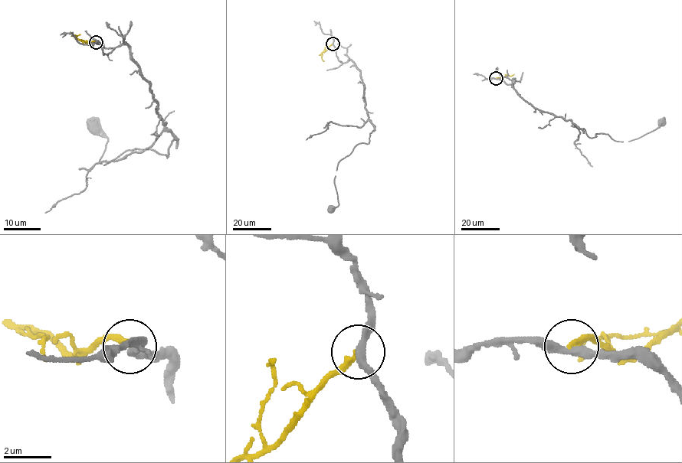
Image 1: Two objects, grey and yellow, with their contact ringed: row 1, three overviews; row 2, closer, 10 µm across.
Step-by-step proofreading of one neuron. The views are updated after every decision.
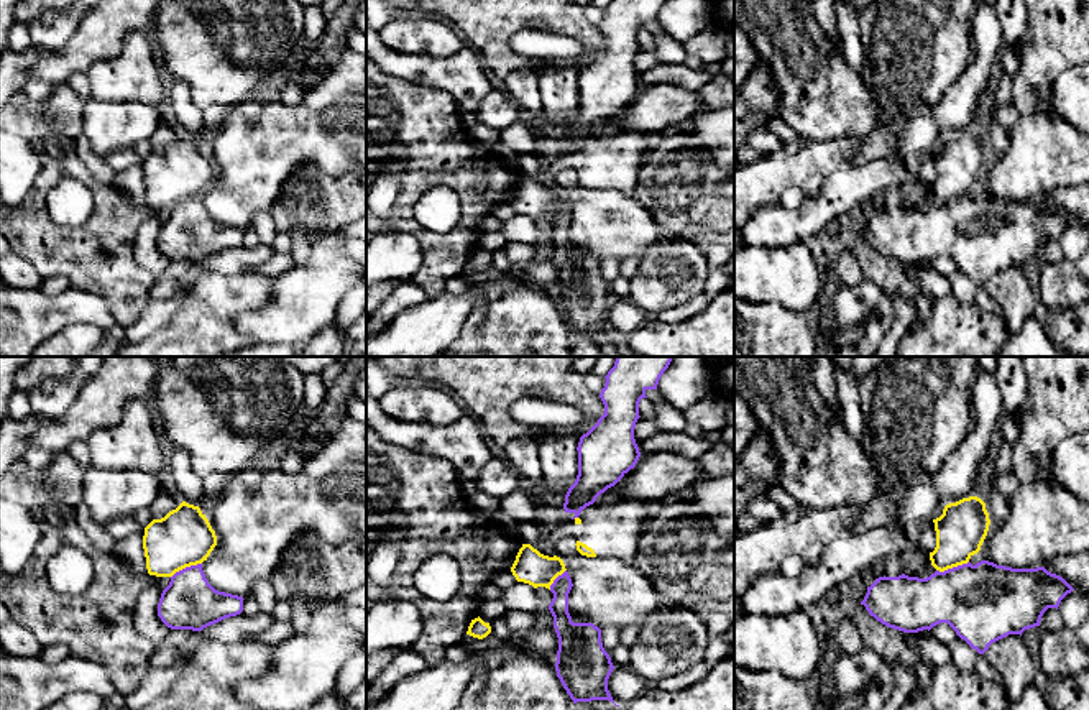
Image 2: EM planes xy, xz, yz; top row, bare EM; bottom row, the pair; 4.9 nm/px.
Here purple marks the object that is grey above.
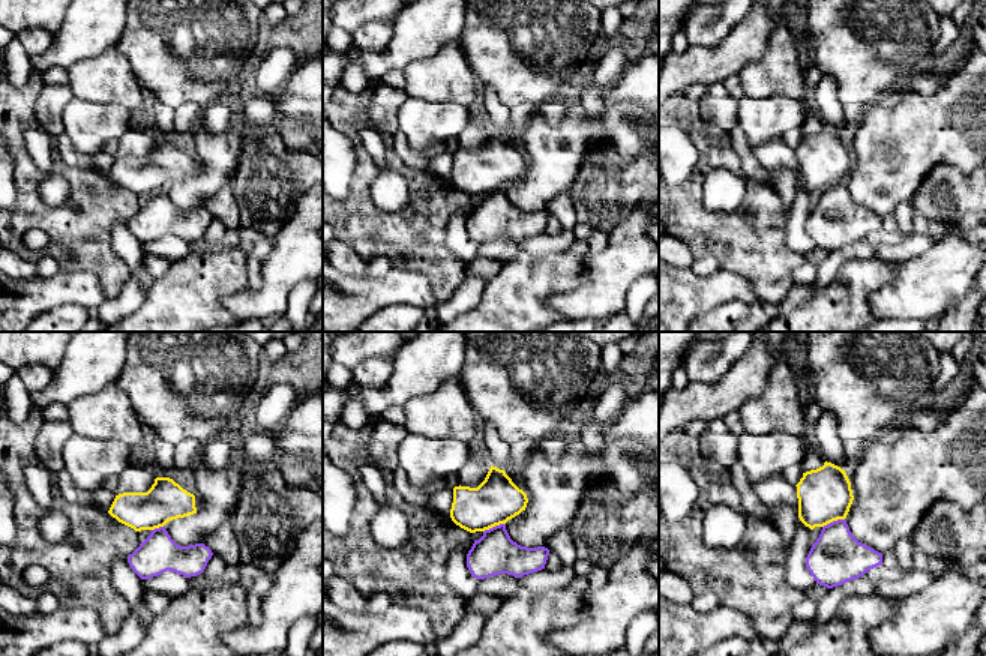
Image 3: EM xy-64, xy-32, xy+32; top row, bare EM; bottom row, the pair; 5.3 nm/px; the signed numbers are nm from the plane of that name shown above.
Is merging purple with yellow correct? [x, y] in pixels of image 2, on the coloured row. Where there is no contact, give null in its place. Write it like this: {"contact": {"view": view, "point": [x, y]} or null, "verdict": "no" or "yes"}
{"contact": {"view": "yz", "point": [953, 567]}, "verdict": "no"}

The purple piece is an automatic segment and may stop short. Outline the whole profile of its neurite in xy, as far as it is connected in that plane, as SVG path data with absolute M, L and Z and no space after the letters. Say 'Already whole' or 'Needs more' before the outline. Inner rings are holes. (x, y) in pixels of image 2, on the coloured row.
Already whole. M202 564L176 572L158 603L158 616L171 629L202 631L241 611L243 597L215 590Z

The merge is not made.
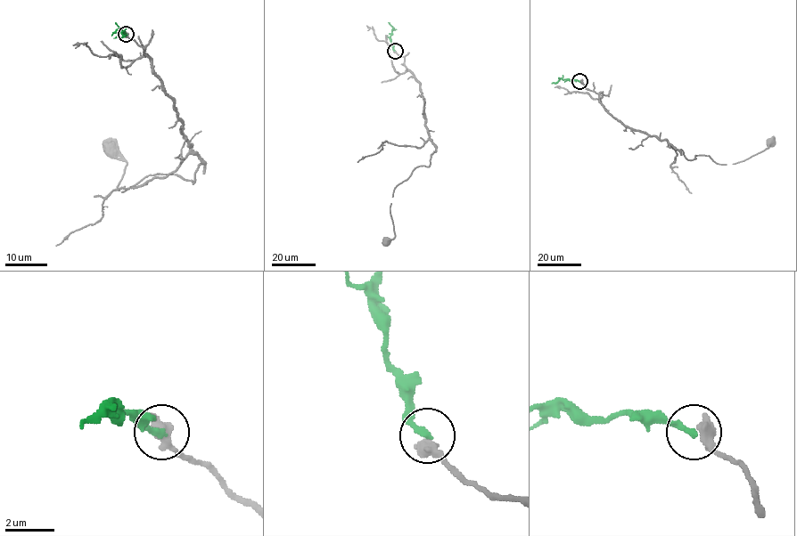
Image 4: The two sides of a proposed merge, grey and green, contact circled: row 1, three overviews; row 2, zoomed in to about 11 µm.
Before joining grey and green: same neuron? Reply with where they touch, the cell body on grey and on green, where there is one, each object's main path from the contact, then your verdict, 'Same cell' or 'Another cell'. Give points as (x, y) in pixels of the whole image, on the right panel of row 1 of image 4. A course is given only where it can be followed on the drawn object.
Place: (579, 81). Soma of grey: (771, 142). Soma of green: none. Course of grey: (579, 81), (613, 117), (666, 140), (688, 160), (705, 155), (735, 164), (771, 141). Course of green: (579, 81), (560, 78), (551, 84). Another cell

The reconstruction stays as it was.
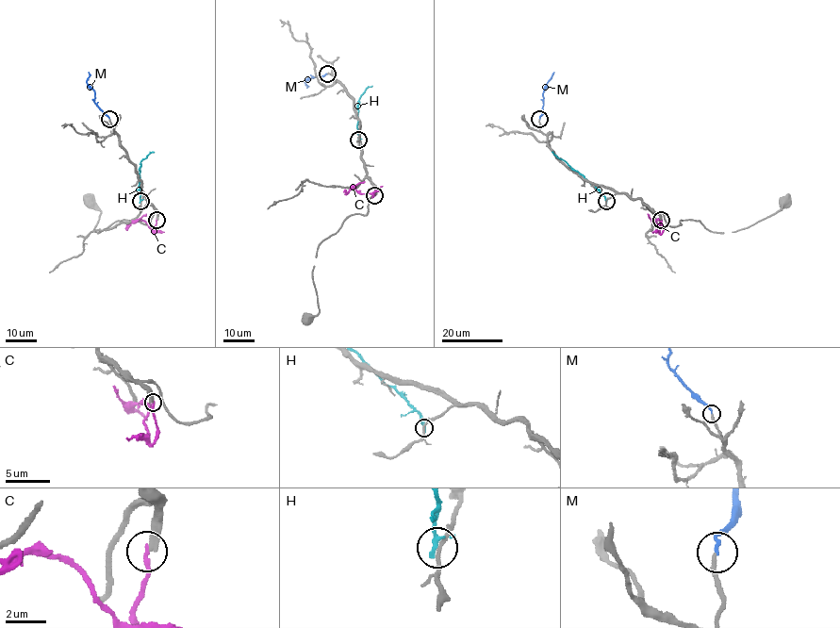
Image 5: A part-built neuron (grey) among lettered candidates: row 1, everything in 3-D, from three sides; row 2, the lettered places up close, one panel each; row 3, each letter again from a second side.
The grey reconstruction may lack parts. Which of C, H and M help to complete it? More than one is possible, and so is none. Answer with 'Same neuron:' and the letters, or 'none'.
Same neuron: M

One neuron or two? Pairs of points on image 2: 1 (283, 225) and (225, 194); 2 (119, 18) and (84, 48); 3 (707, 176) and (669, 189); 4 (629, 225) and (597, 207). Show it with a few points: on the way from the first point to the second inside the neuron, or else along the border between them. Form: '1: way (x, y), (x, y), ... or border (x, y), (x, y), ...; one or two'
1: border (288, 178), (281, 194), (268, 211); two
2: way (110, 22), (92, 40); one
3: way (697, 179), (679, 186); one
4: way (621, 217), (611, 207), (605, 207); one

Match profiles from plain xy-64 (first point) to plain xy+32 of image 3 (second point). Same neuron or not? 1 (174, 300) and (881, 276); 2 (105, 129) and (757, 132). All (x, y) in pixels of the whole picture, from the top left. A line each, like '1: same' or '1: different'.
1: same
2: same

